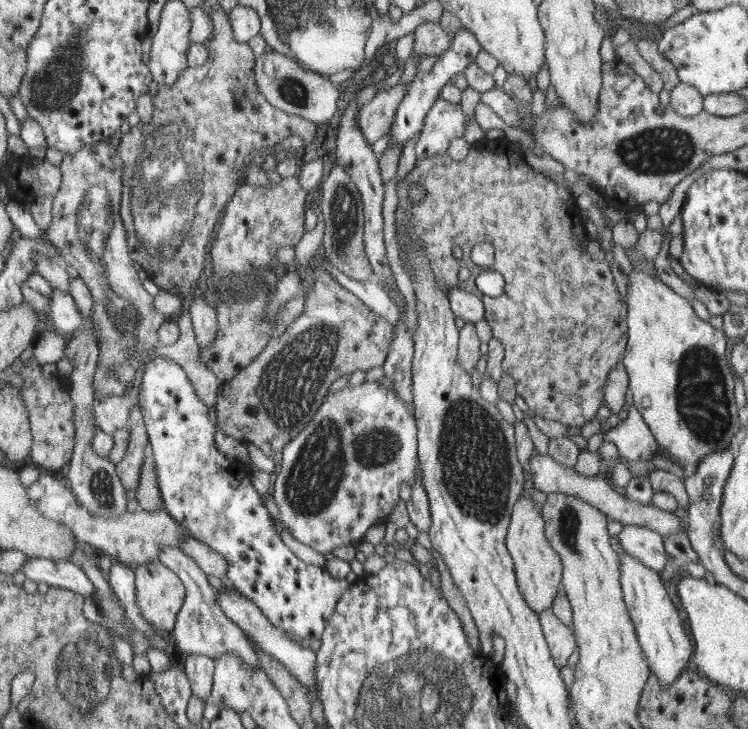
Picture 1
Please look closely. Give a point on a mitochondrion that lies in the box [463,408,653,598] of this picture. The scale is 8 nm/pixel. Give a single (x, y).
(567, 527)

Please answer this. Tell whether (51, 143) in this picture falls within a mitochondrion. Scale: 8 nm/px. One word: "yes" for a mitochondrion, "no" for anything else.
no

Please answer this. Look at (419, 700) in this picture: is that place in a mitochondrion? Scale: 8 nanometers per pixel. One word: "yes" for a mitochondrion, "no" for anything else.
yes

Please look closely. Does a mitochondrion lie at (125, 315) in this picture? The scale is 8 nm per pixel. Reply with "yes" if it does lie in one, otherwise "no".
yes

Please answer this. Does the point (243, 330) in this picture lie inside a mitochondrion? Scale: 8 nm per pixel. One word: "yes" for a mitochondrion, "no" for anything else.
yes

